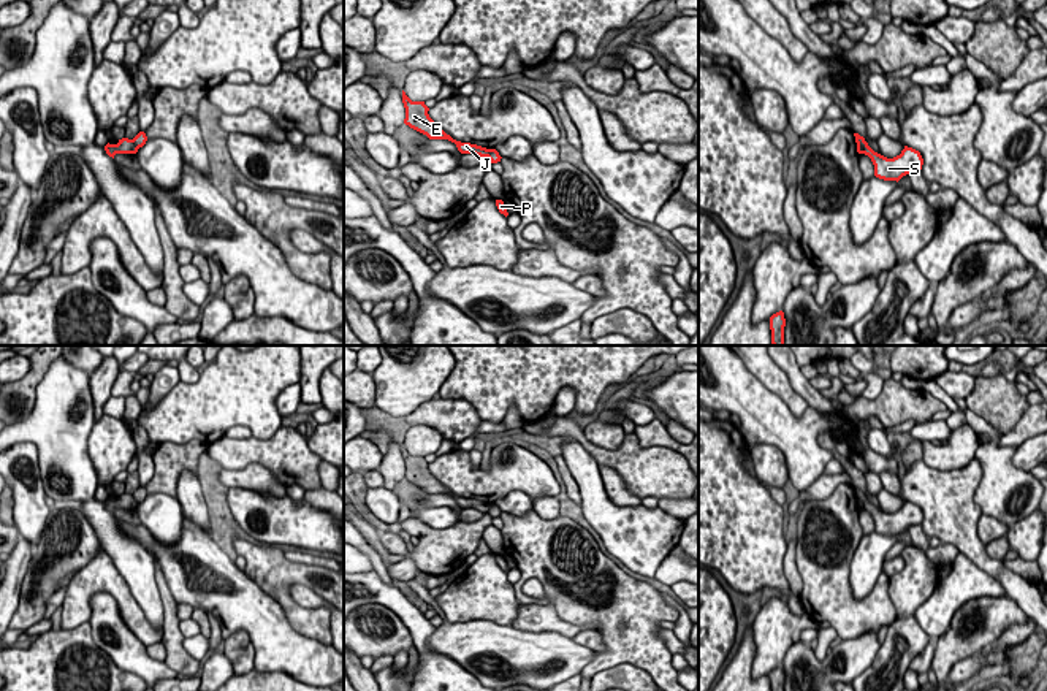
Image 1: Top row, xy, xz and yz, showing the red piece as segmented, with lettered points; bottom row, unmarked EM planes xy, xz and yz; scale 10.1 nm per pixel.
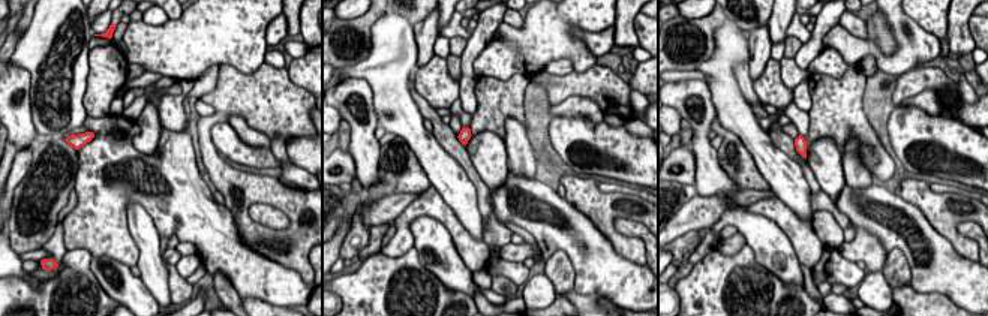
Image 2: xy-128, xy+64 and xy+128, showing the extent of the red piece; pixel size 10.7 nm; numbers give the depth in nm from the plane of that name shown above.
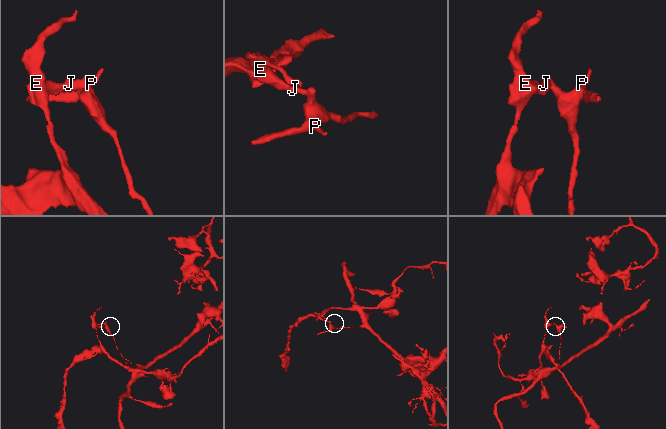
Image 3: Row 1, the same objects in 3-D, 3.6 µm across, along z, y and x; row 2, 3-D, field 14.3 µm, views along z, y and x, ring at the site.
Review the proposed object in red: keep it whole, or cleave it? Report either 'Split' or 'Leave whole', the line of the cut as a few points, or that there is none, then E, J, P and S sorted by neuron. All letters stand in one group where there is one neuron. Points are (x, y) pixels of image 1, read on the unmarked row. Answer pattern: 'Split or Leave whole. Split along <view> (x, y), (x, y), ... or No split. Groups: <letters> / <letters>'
Split. Split along xy (132, 495), (138, 503). Groups: E J / P S

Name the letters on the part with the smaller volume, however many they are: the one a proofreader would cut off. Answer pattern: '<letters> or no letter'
E, J

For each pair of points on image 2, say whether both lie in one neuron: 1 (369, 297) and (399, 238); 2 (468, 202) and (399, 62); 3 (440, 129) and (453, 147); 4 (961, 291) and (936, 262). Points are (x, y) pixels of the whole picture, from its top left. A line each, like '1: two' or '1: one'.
1: two
2: one
3: one
4: one

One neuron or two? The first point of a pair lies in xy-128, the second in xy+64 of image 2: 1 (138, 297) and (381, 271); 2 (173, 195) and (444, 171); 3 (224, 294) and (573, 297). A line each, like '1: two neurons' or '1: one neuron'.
1: two neurons
2: two neurons
3: two neurons

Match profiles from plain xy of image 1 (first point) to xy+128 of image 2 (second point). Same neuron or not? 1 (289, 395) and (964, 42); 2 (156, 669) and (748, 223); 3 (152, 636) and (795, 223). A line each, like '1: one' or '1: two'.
1: two
2: one
3: one

